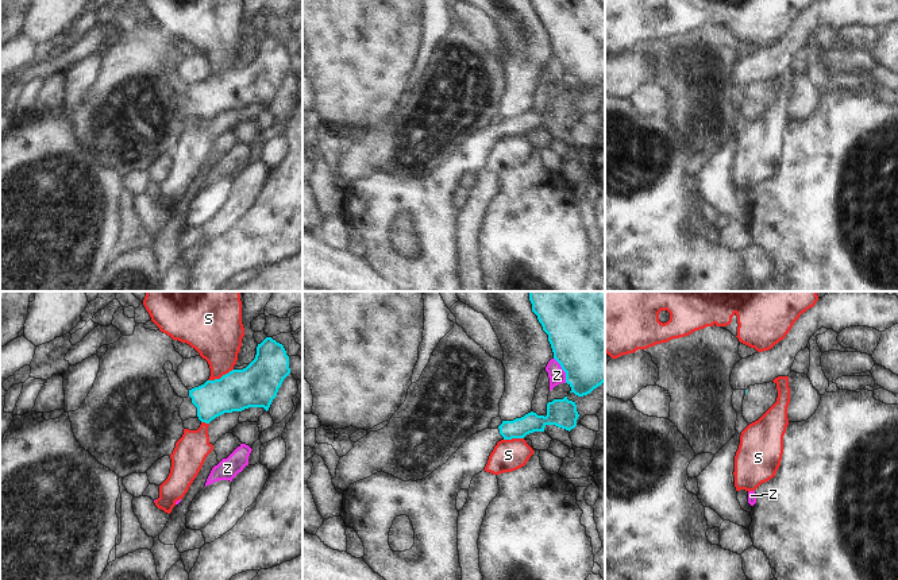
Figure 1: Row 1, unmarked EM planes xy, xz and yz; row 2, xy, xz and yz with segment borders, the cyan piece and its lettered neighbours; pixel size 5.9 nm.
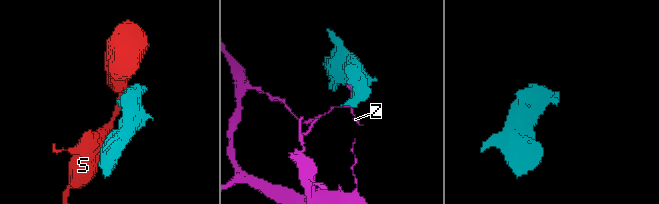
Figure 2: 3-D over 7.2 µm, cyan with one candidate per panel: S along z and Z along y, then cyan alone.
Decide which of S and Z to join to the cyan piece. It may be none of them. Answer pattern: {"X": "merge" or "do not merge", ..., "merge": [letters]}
{"S": "do not merge", "Z": "do not merge", "merge": []}

